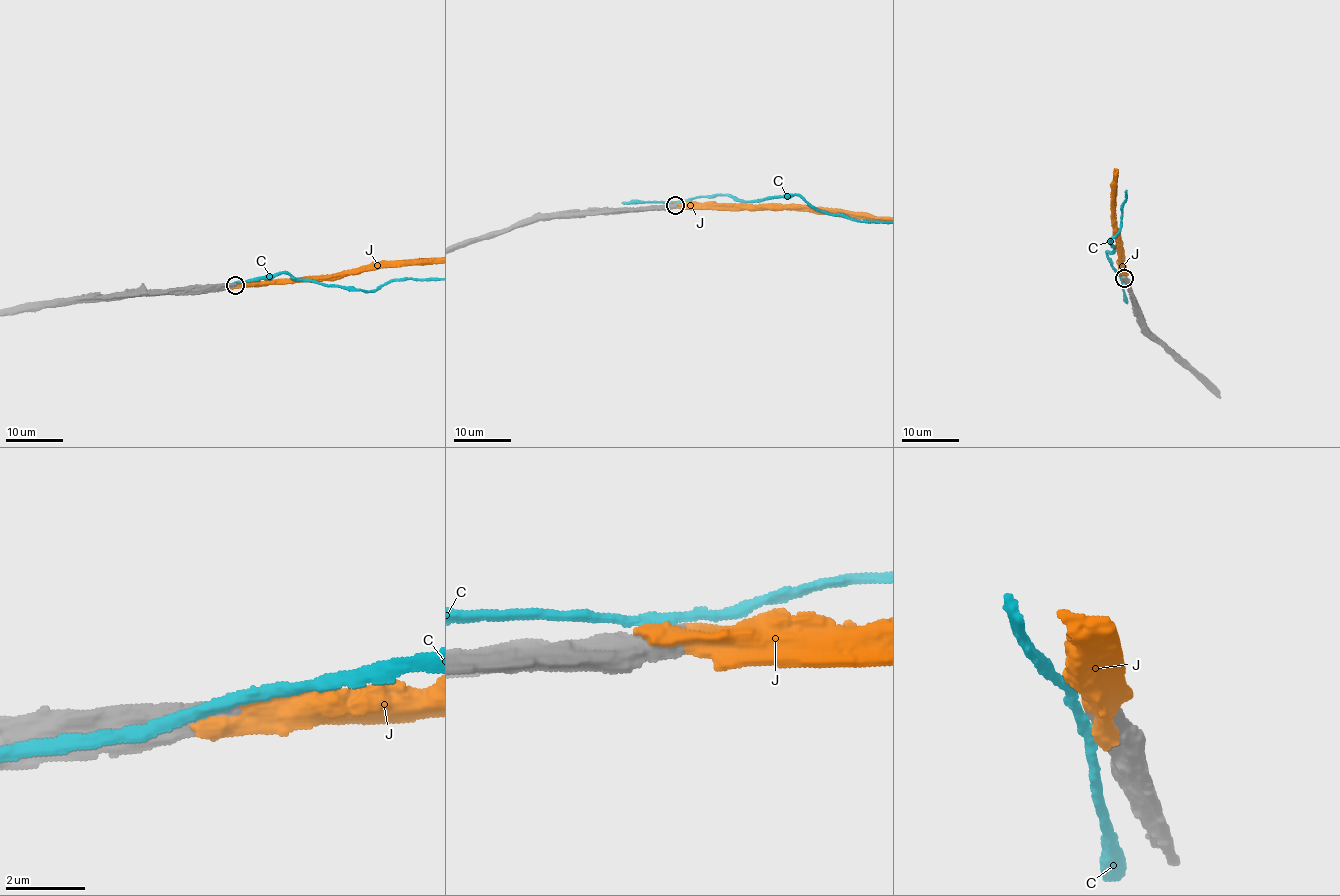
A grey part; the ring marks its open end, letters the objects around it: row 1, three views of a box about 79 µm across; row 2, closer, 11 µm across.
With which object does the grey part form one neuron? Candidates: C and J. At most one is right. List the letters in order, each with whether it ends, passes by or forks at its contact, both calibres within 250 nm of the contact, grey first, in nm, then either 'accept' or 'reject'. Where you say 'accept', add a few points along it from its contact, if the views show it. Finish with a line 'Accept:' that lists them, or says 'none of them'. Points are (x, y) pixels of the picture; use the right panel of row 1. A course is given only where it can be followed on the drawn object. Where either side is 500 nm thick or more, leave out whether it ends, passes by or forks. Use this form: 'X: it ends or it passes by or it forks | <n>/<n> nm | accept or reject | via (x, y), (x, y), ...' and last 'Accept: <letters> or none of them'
C: 700/280 nm | reject
J: 700/650 nm | accept
Accept: J

